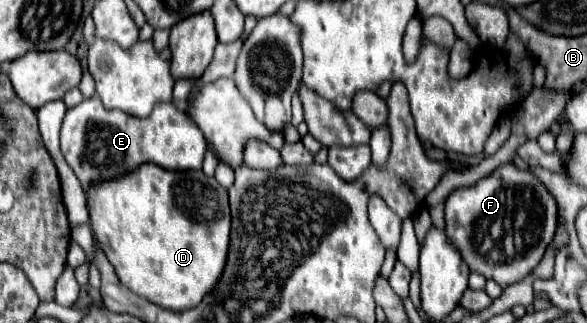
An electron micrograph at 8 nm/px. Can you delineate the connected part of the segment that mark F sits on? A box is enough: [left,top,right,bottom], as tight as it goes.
[444,163,558,287]

